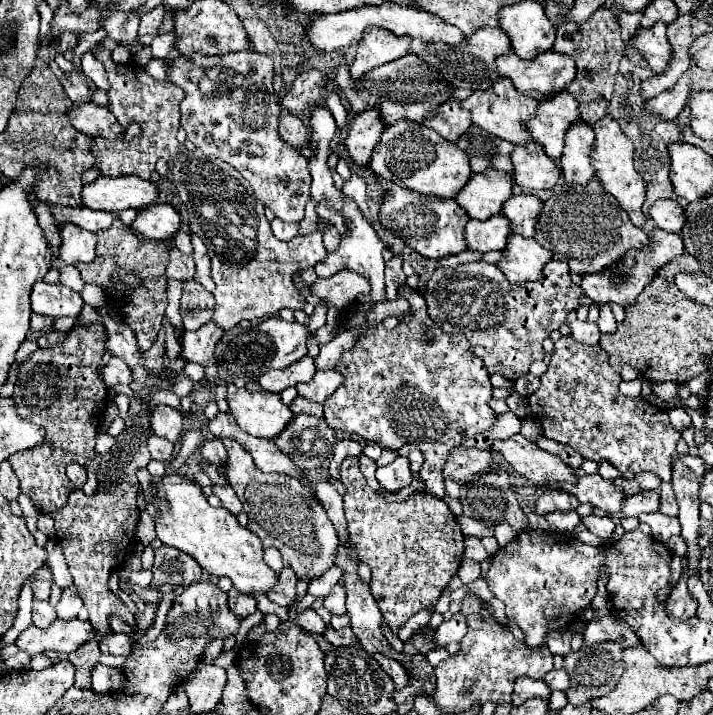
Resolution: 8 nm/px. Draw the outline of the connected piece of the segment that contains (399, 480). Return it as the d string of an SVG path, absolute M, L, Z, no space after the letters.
M397 456L391 464L377 468L377 480L381 488L389 494L399 492L401 488L411 484L411 470L409 470L409 460L403 456Z

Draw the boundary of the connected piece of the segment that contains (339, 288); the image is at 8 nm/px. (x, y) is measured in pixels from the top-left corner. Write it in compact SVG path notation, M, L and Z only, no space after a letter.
M341 270L341 272L337 272L331 278L325 278L325 280L319 278L315 284L311 284L309 290L311 290L313 296L321 298L323 304L335 306L337 310L341 310L347 304L355 302L355 298L359 294L371 292L371 286L357 272Z

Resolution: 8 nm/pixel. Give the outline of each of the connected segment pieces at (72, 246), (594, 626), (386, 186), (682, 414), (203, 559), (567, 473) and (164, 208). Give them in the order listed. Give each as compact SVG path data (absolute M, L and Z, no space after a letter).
M65 224L61 228L61 254L59 258L65 264L77 262L93 262L95 260L95 234L83 228L75 228L75 224Z
M609 614L605 618L591 620L585 640L587 638L589 638L589 644L615 640L623 648L631 648L631 646L639 646L641 644L639 638L635 636L635 632L631 632L631 628L627 628L627 624L623 624L623 620L619 620L619 616L613 616L613 614Z
M381 182L383 186L383 200L379 208L379 222L385 230L401 238L407 246L417 250L425 258L445 258L451 254L459 254L467 248L463 240L463 228L469 216L455 204L453 198L437 198L437 196L423 196L415 190L401 188L399 184Z
M671 408L669 410L669 418L671 418L671 424L677 430L685 430L691 424L691 416L683 408Z
M169 474L161 480L155 478L157 498L153 506L157 508L157 538L165 546L173 546L189 554L205 572L211 576L227 576L233 582L233 588L243 594L267 594L275 582L277 572L273 572L263 560L261 540L247 528L243 528L237 518L225 508L213 508L203 496L201 488L183 476Z
M515 434L507 440L497 440L493 450L533 484L551 486L555 482L577 482L575 470L571 466L563 464L557 456L543 452L537 444L525 440L521 434Z
M151 204L143 208L131 224L133 234L141 240L167 240L181 226L181 214L171 204Z

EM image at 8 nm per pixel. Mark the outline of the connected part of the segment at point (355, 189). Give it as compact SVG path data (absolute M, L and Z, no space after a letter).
M353 174L345 182L343 192L347 192L349 196L353 196L353 200L359 204L359 208L363 208L363 214L369 216L369 206L367 206L367 194L365 194L365 182L363 182L363 178L359 178L359 176Z

